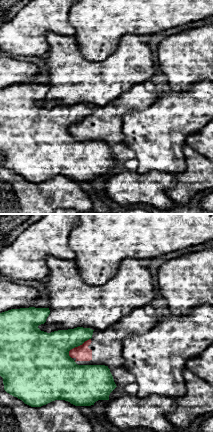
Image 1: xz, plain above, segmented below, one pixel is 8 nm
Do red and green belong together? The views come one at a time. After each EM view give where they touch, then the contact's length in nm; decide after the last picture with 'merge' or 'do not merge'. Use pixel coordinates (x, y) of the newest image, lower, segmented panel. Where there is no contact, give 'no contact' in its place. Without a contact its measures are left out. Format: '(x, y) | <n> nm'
(78, 346) | 240 nm

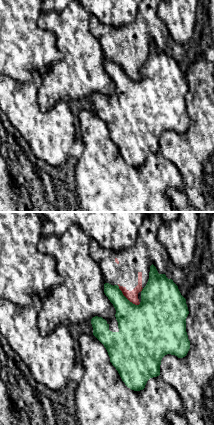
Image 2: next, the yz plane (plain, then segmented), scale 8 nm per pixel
(127, 298) | 240 nm

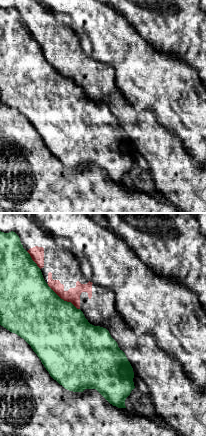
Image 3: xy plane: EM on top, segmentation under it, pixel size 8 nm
(63, 299) | 340 nm

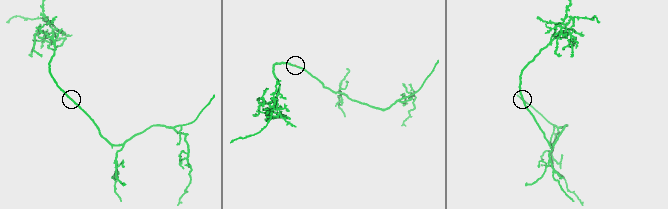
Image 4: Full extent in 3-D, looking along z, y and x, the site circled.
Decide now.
do not merge

